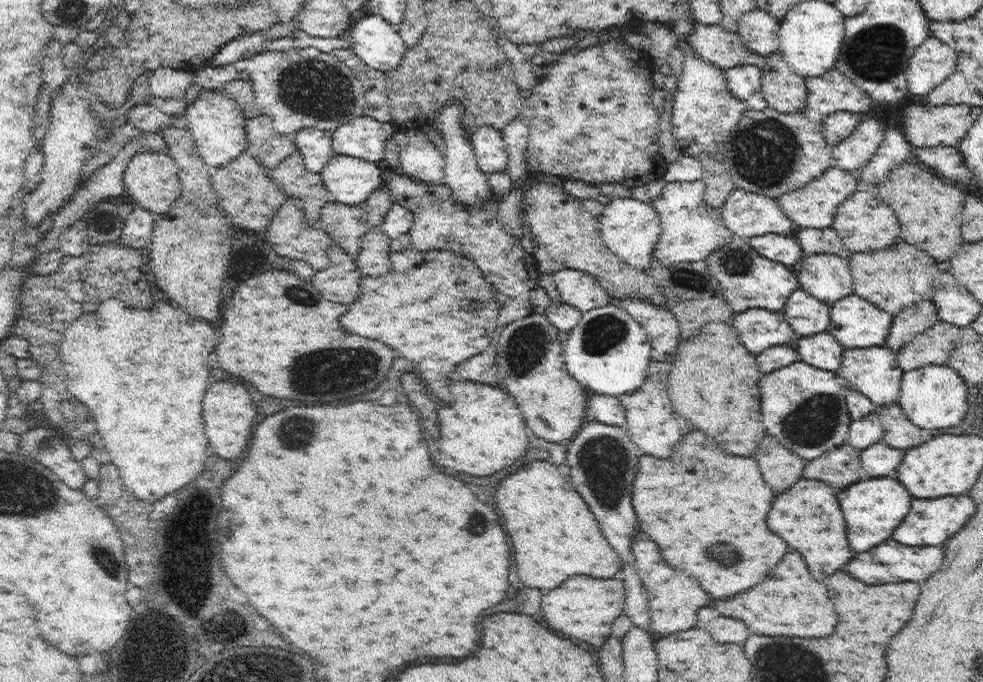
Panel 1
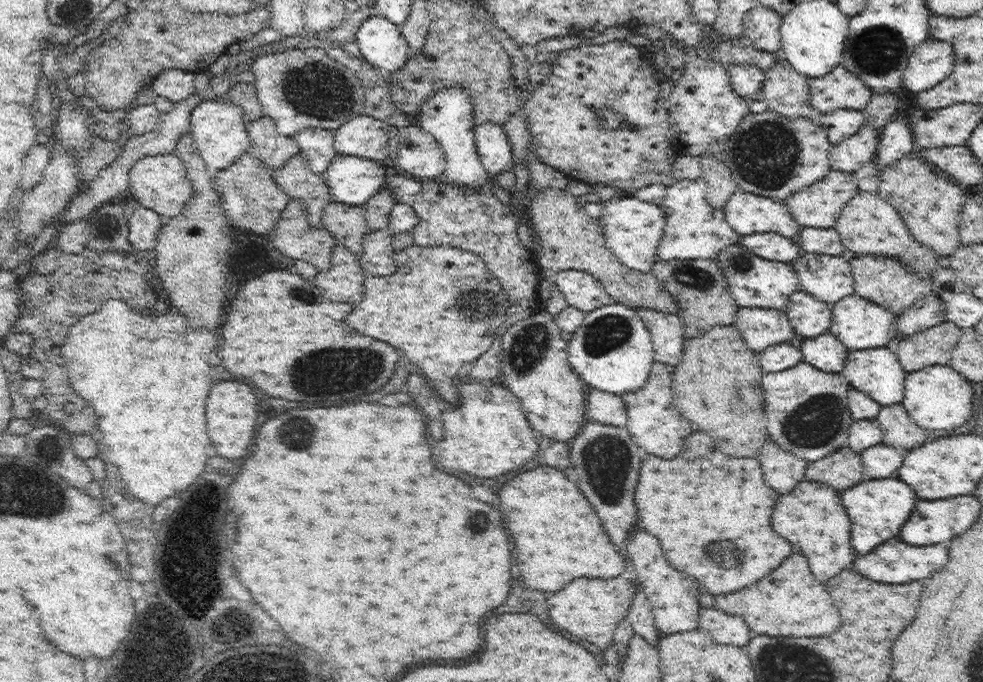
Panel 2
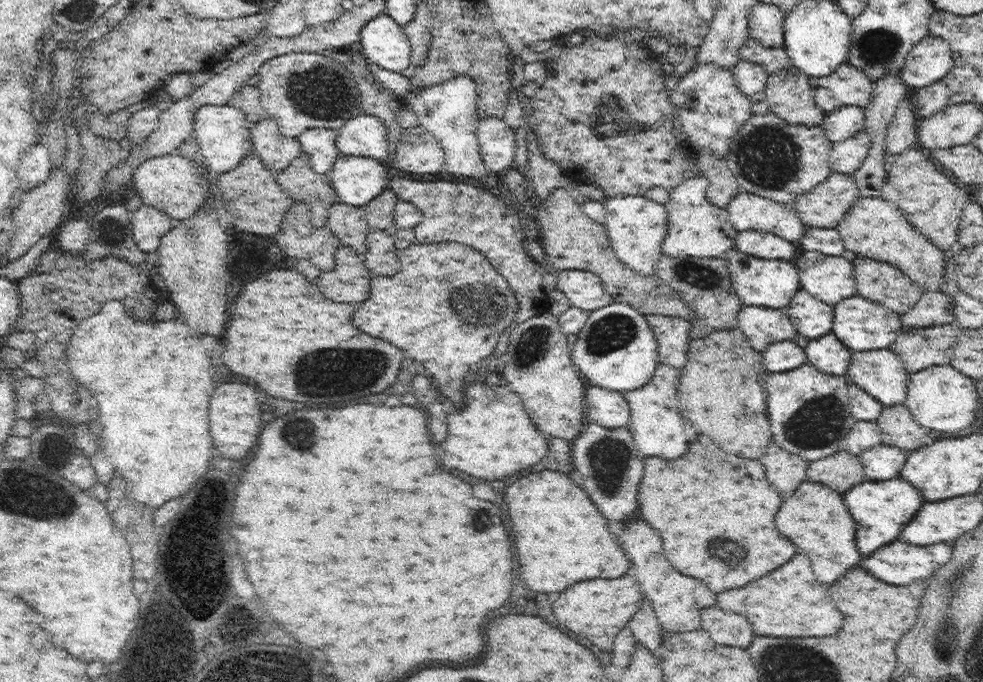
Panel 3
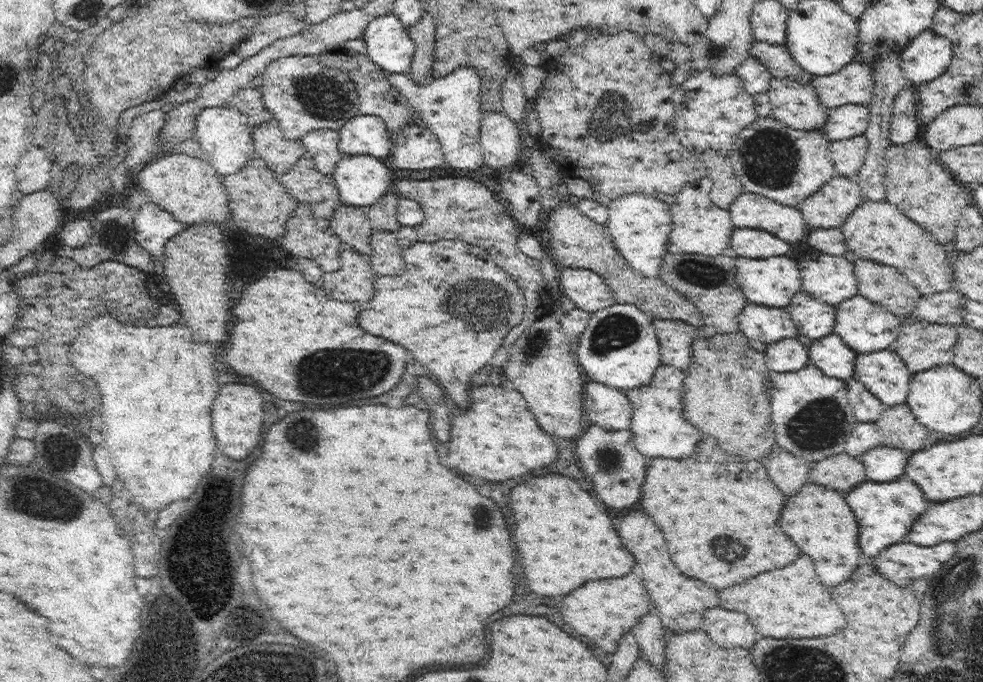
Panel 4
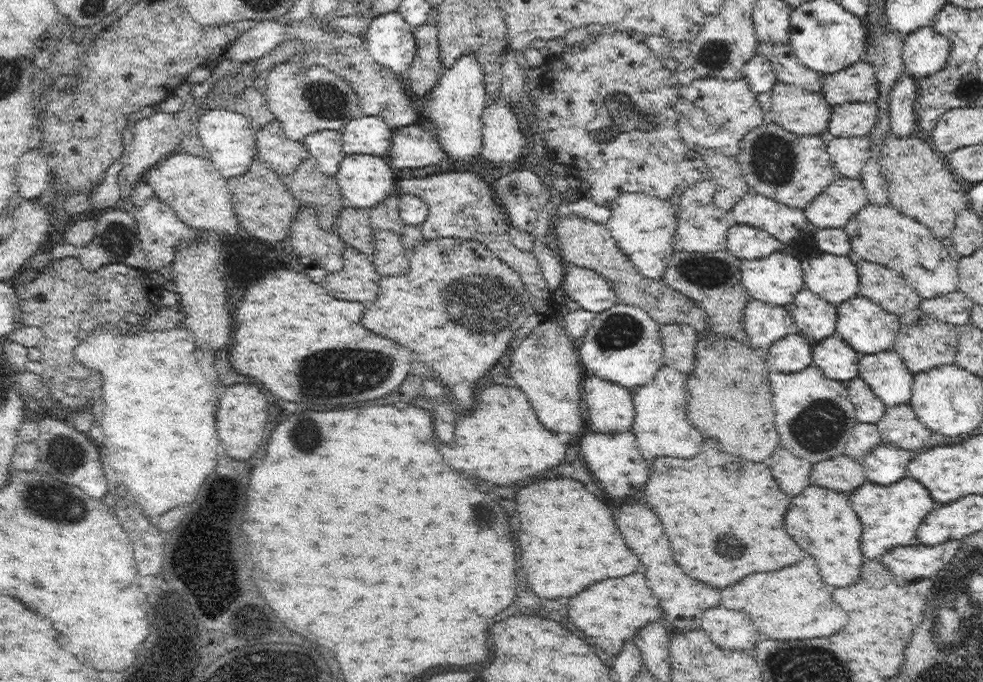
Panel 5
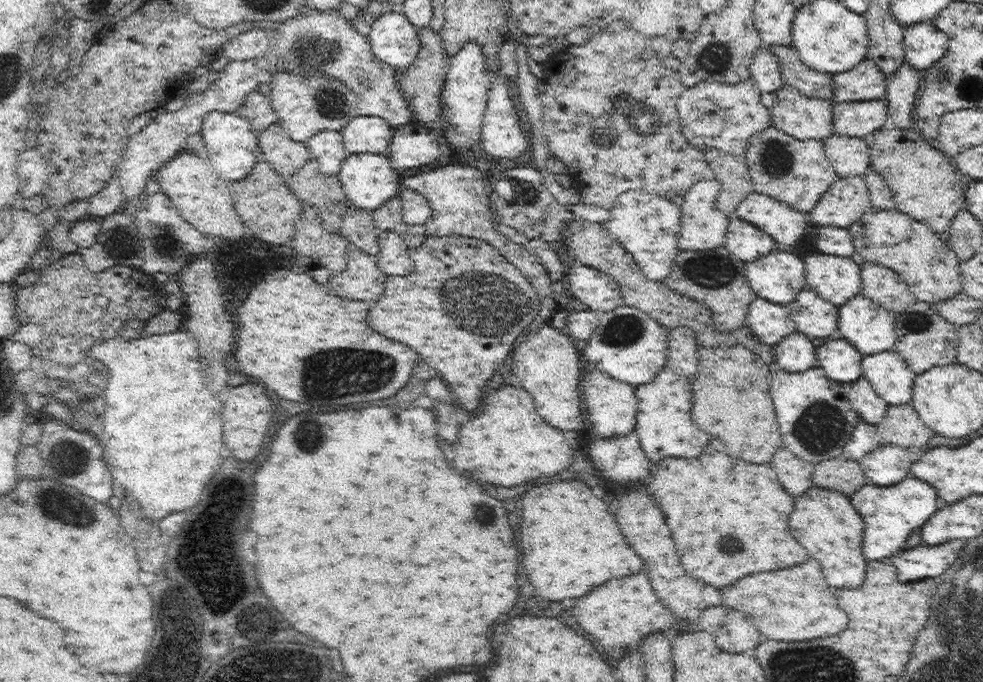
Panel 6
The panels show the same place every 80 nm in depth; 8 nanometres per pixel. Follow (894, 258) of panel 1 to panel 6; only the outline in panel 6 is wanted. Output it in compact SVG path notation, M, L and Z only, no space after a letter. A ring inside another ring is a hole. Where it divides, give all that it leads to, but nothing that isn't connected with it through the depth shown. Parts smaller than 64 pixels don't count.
M865 260L860 265L860 275L861 293L891 312L897 314L916 302L906 282L887 266Z

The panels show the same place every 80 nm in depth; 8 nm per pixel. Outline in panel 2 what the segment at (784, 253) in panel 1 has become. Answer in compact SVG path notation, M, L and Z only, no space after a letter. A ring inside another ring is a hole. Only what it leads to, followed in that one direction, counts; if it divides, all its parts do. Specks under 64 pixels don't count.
M772 231L743 236L740 243L770 261L788 263L803 254L795 238L786 238Z

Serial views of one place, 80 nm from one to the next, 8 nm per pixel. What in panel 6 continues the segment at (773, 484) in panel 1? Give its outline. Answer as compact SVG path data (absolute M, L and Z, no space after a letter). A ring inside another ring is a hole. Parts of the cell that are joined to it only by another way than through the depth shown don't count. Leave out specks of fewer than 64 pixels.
M780 448L774 454L772 468L776 470L784 490L794 496L804 494L812 486L812 472L815 465L807 460L800 460L788 448Z

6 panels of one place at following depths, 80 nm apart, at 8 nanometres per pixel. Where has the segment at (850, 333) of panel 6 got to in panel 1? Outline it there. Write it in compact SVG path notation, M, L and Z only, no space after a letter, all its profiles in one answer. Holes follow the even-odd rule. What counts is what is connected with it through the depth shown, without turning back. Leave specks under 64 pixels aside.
M854 293L837 300L830 308L831 318L827 331L844 348L868 348L886 343L894 317L890 313Z

